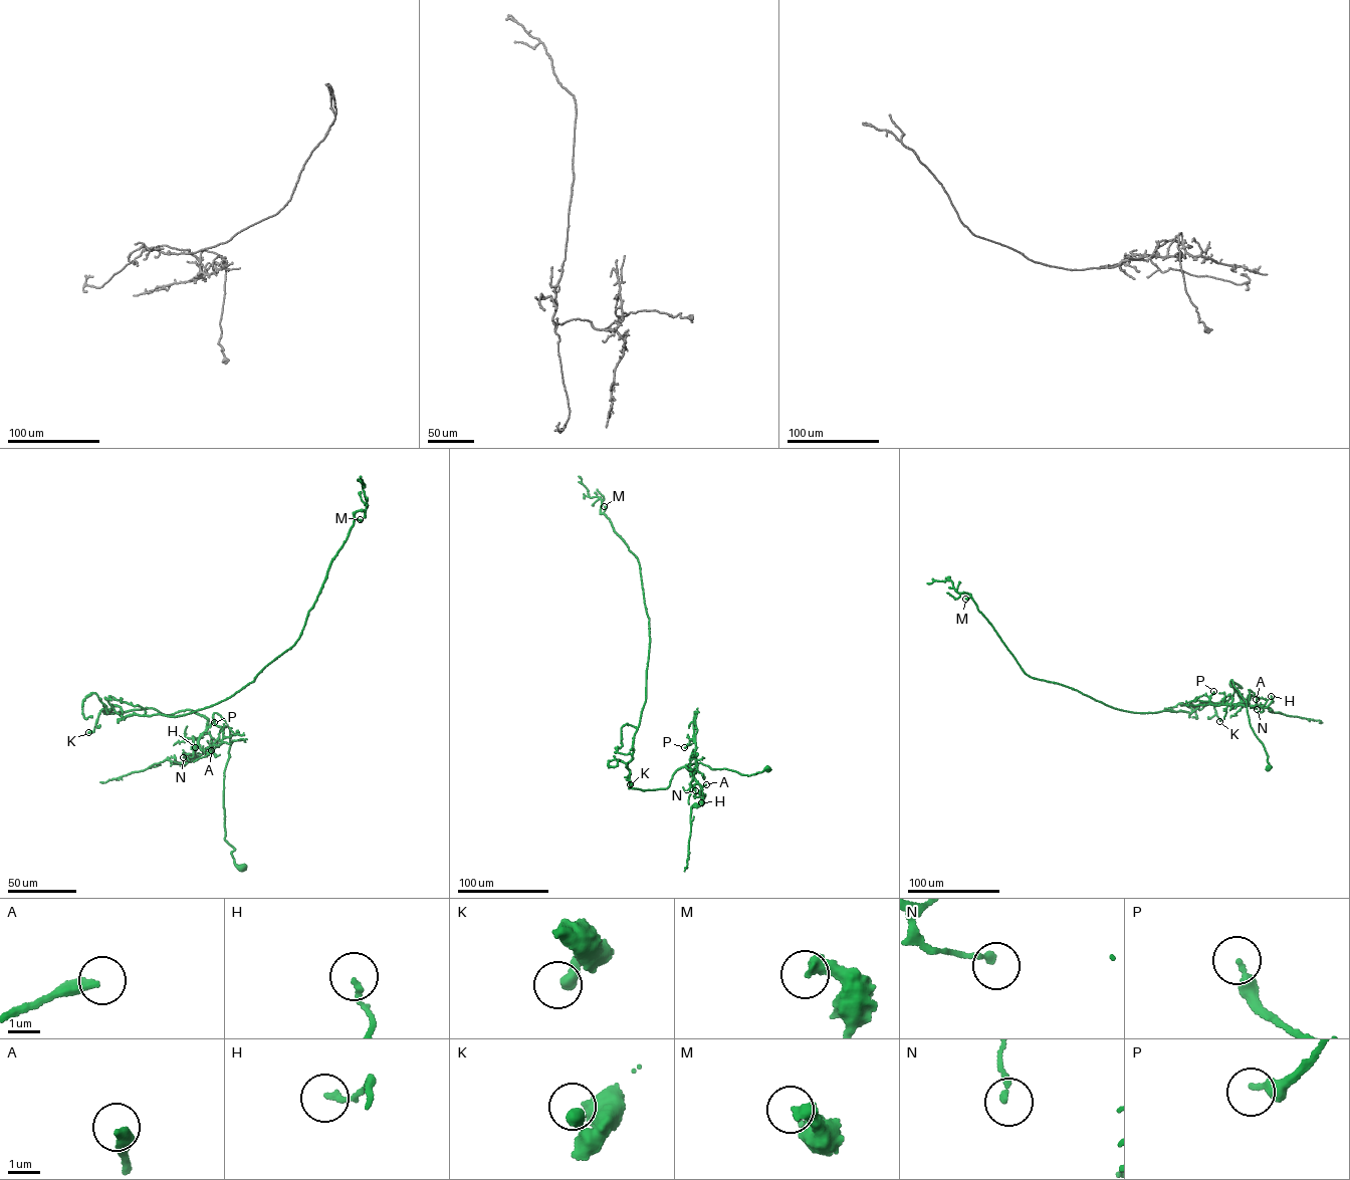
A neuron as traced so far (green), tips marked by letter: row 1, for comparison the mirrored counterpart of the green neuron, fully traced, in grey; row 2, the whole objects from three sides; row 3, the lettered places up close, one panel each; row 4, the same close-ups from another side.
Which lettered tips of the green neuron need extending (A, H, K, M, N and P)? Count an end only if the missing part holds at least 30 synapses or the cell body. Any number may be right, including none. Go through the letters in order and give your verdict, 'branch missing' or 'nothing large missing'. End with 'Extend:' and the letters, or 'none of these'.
A: branch missing
H: nothing large missing
K: nothing large missing
M: nothing large missing
N: nothing large missing
P: nothing large missing
Extend: A

